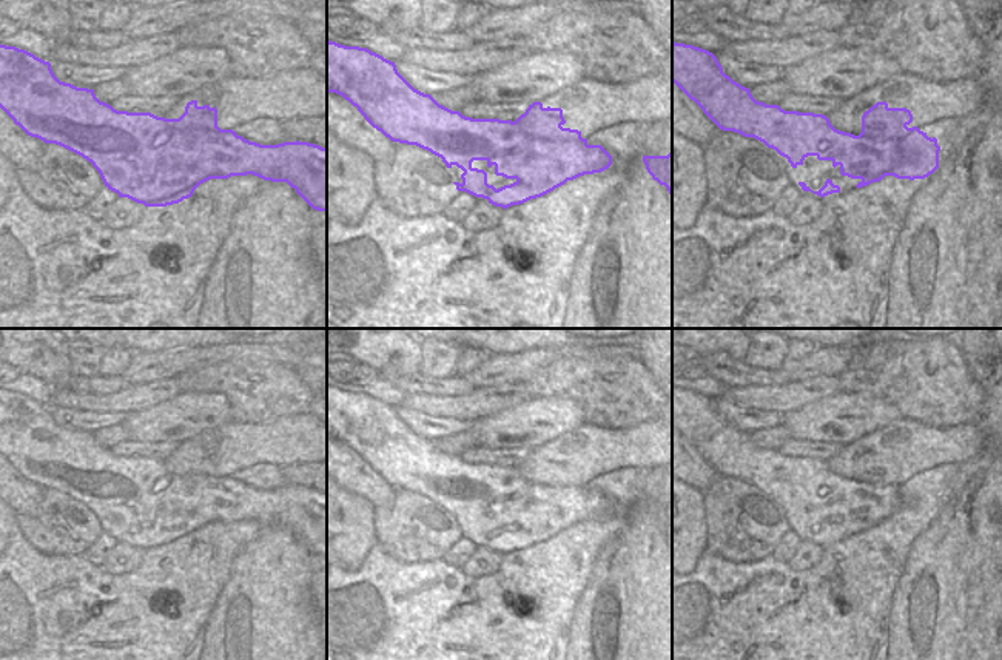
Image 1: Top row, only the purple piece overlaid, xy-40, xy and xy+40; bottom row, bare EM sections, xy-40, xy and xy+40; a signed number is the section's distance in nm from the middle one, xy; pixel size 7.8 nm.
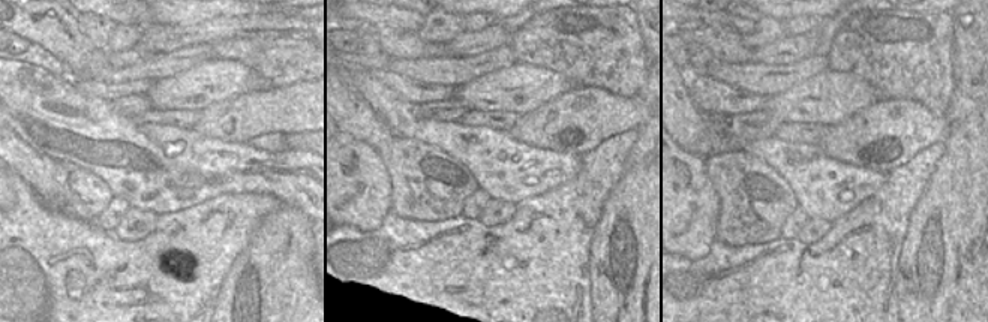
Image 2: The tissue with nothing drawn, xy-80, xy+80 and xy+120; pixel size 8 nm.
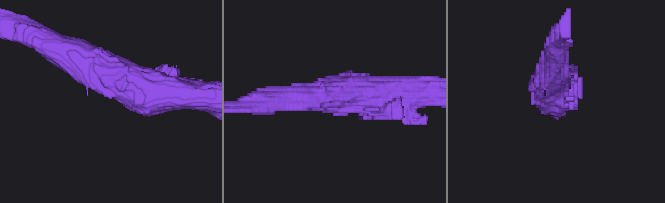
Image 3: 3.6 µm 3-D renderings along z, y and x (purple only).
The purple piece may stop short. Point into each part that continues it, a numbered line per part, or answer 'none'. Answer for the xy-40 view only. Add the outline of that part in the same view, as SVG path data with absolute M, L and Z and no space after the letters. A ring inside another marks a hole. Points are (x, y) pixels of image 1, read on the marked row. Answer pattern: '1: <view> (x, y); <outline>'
none

